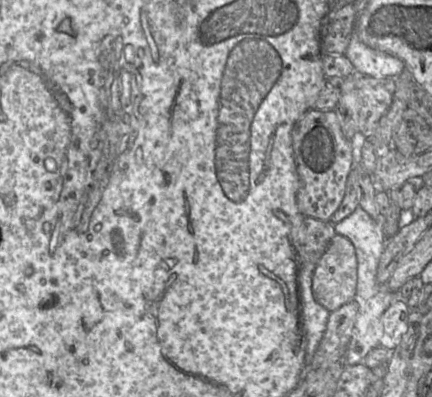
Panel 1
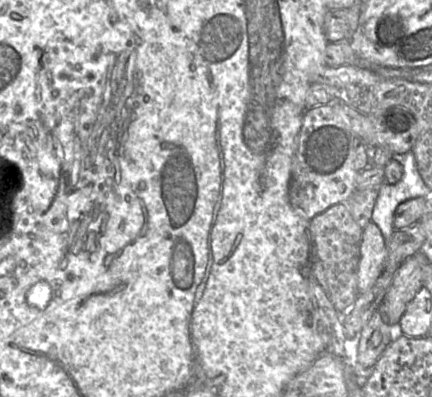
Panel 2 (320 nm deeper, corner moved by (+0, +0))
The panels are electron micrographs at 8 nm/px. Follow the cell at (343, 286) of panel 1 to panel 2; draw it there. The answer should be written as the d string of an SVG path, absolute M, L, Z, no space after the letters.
M373 222L363 228L357 281L359 295L368 292L384 271L386 242L380 228Z

